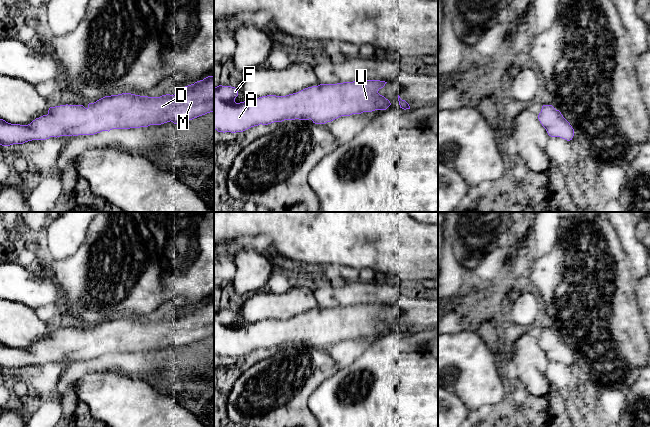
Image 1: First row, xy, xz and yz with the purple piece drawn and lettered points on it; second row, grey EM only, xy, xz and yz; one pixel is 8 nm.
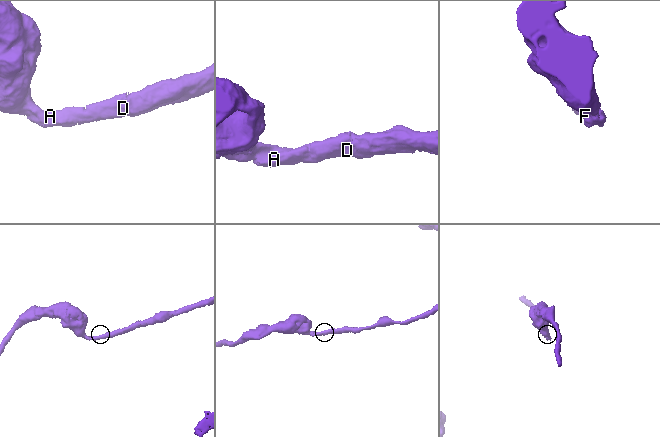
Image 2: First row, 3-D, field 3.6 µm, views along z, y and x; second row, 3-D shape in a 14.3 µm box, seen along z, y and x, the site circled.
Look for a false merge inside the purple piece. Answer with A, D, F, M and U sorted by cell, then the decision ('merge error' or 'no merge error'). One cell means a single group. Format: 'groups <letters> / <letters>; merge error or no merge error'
groups A D F M U; no merge error

